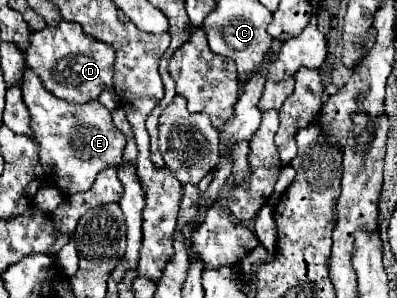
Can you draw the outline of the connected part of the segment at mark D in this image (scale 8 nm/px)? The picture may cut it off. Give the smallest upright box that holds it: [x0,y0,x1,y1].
[26,21,114,103]

